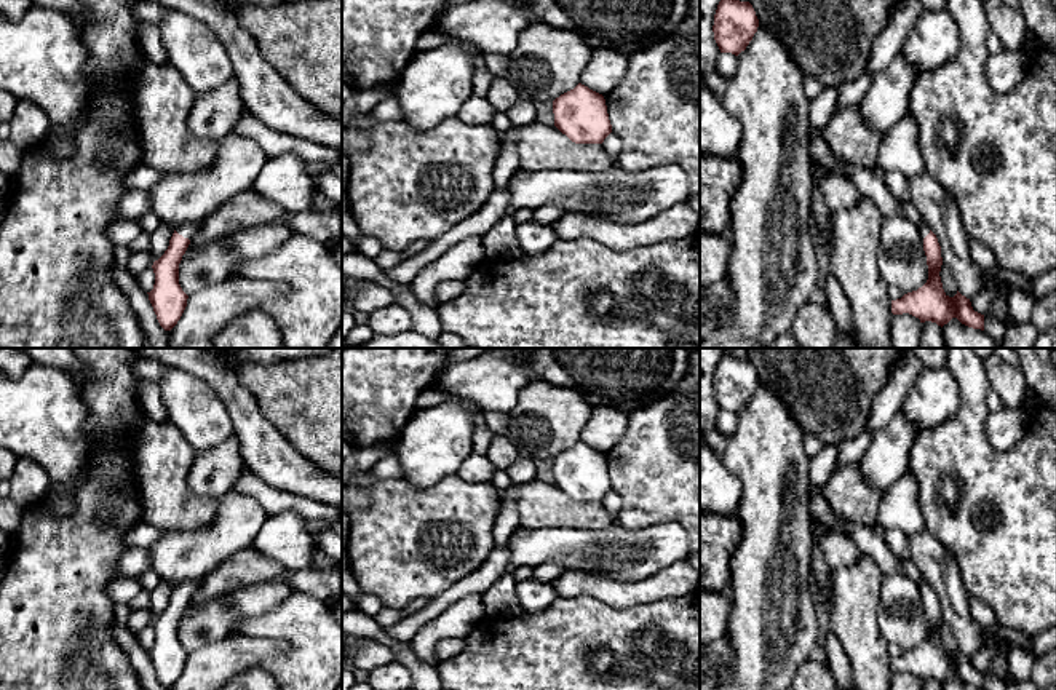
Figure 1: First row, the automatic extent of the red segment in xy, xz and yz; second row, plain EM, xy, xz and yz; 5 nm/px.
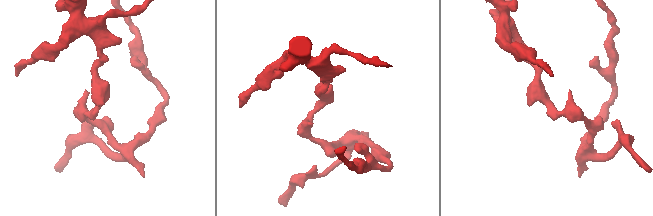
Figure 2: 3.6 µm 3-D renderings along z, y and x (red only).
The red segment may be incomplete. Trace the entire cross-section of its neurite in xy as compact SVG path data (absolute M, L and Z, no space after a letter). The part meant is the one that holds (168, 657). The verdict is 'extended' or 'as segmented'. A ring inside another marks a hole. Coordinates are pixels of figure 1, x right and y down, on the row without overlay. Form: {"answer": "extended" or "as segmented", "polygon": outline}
{"answer": "extended", "polygon": "M203 578L179 583L165 612L153 620L155 642L149 652L157 677L165 688L171 688L181 677L189 653L179 642L179 621L190 597L200 589Z"}

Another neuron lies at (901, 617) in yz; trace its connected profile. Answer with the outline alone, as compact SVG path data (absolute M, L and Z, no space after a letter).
M901 573L885 575L877 623L888 644L898 644L904 652L922 645L928 623L919 585Z

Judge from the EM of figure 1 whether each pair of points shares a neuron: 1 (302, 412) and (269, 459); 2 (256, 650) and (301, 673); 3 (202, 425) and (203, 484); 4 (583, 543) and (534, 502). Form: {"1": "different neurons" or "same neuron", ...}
{"1": "different neurons", "2": "different neurons", "3": "different neurons", "4": "different neurons"}

